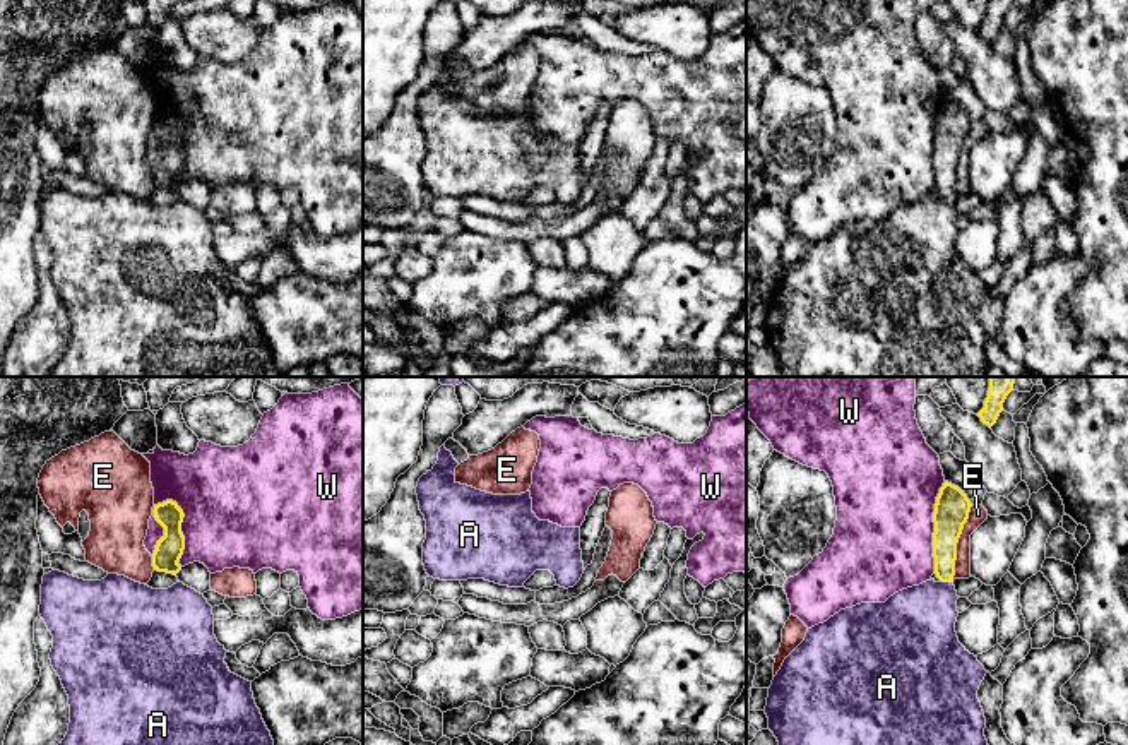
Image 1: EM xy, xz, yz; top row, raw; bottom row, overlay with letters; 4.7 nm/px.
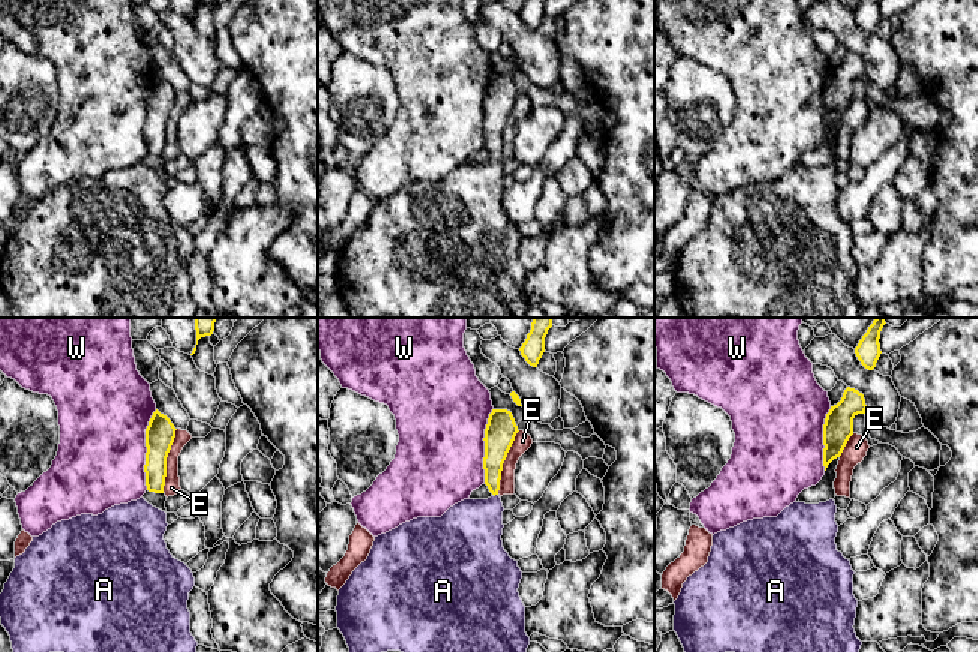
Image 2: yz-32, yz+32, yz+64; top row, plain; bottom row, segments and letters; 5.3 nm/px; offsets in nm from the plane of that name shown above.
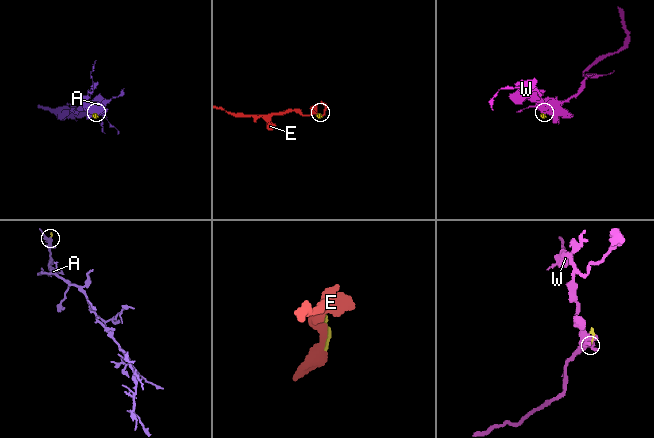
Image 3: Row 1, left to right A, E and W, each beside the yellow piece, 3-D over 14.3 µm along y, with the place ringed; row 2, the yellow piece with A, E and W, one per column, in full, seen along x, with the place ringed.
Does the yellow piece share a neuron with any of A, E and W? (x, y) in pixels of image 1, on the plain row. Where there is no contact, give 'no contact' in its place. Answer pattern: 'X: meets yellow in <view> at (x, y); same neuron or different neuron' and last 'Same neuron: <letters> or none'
A: meets yellow in yz at (945, 197); same neuron
E: meets yellow in yz at (957, 158); different neuron
W: meets yellow in xy at (180, 146); different neuron
Same neuron: A

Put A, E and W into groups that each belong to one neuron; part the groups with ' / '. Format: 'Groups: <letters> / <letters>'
Groups: A / E / W

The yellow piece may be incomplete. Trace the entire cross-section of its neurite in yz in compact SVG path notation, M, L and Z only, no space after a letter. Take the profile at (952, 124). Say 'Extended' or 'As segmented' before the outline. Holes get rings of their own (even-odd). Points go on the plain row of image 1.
Extended. M945 98L936 113L933 139L933 173L935 190L940 195L926 197L919 202L902 206L890 212L885 219L861 219L852 224L840 226L827 238L808 245L804 257L784 276L781 286L772 296L769 305L765 331L769 334L769 346L779 358L779 368L782 377L818 377L823 373L840 373L842 377L988 377L989 361L984 353L986 334L977 315L977 307L986 293L984 283L971 271L960 259L955 248L957 228L957 207L953 202L957 159L962 151L964 140L969 135L971 116L955 101Z

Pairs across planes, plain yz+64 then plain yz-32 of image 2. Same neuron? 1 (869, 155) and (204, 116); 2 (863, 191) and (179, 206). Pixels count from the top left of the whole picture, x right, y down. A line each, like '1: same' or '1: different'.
1: same
2: same

